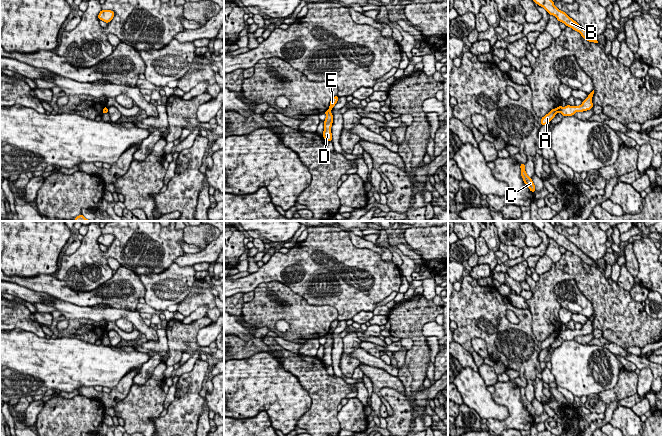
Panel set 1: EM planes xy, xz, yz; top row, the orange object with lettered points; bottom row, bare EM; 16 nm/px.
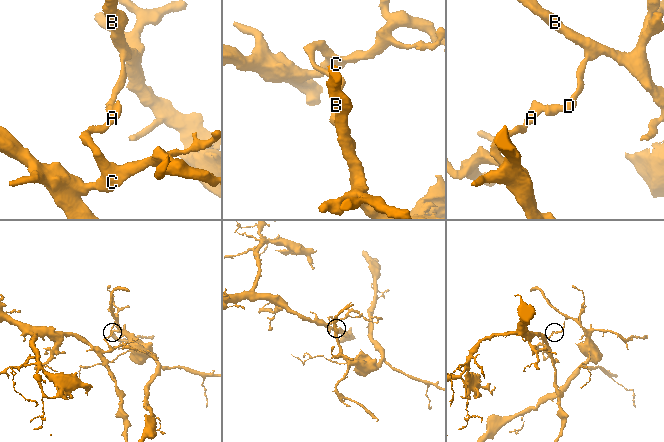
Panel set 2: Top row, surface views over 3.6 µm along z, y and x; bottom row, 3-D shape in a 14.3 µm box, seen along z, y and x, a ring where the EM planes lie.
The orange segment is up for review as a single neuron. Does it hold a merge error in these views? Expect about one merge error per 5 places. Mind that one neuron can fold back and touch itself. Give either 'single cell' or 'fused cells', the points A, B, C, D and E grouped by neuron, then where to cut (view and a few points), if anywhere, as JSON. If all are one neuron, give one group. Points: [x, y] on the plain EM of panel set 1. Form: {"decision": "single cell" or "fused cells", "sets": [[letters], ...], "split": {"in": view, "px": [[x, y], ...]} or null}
{"decision": "fused cells", "sets": [["A", "C", "E"], ["B", "D"]], "split": {"in": "yz", "px": [[560, 330], [558, 335]]}}

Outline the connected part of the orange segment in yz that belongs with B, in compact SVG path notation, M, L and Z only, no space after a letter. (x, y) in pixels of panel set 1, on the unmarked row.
M531 221L531 222L536 228L543 231L548 236L548 238L554 239L559 246L562 246L566 250L579 256L585 264L599 268L599 265L595 263L594 259L590 258L588 255L583 253L576 245L570 242L565 236L559 234L549 221Z

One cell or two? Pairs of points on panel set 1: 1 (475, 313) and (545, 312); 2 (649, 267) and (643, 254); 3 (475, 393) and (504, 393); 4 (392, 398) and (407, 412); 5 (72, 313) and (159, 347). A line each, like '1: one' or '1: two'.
1: two
2: one
3: two
4: one
5: two

